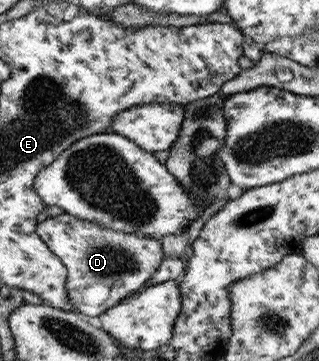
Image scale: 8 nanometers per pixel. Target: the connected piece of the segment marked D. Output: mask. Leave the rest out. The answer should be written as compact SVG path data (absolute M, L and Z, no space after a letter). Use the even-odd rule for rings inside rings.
M66 212L39 223L38 231L69 268L69 295L77 310L88 316L101 317L140 292L166 258L158 238L108 228Z

